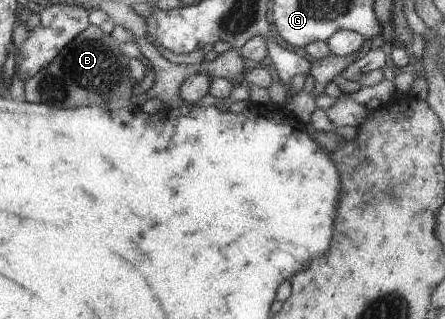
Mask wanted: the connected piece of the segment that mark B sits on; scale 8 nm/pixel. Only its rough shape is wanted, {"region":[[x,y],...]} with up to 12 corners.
{"region":[[88,25],[23,81],[52,108],[129,107],[135,83],[109,33]]}

